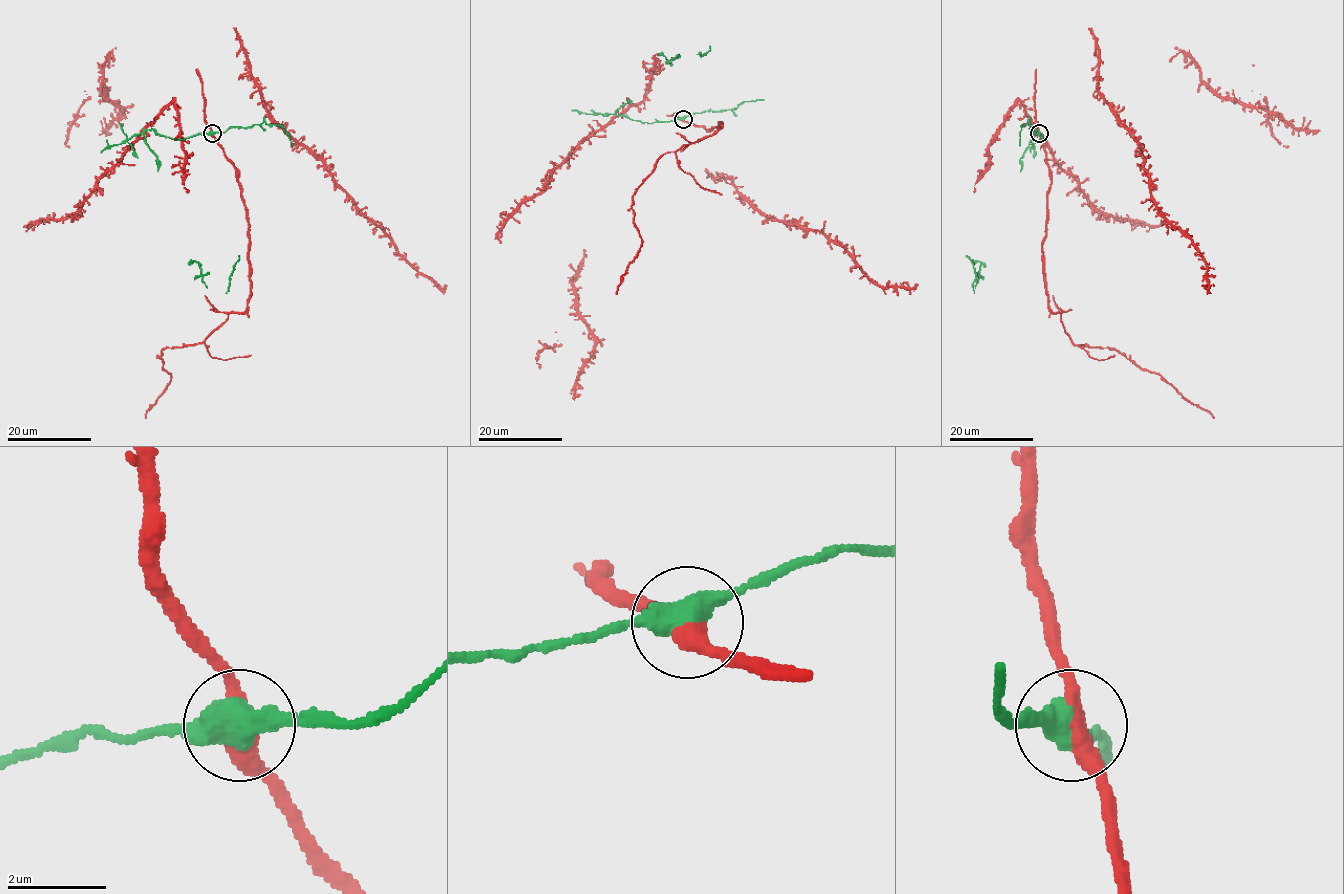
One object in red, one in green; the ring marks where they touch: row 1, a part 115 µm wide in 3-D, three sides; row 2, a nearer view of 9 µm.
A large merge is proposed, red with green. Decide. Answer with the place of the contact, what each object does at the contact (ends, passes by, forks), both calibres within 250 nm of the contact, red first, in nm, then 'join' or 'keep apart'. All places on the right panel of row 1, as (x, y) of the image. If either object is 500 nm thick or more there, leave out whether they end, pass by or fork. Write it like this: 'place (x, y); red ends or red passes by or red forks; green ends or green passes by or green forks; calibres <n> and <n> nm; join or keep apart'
place (1039, 133); calibres 400 and 500 nm; keep apart

